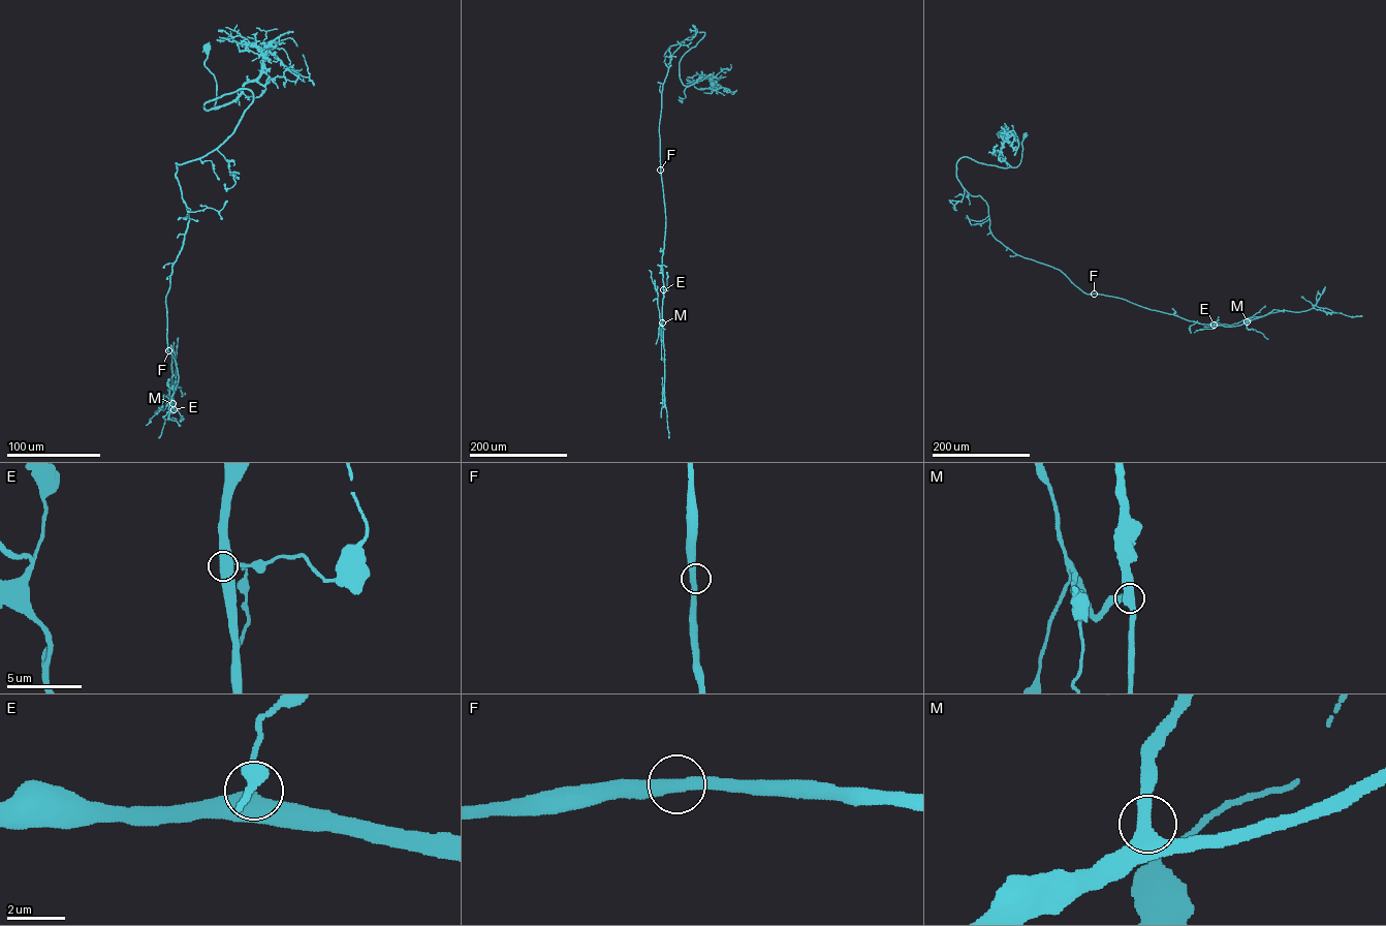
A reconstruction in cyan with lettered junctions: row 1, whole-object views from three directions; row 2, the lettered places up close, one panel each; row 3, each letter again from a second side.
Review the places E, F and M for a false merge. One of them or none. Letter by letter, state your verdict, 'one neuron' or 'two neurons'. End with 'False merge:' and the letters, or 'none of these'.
E: one neuron
F: one neuron
M: one neuron
False merge: none of these

